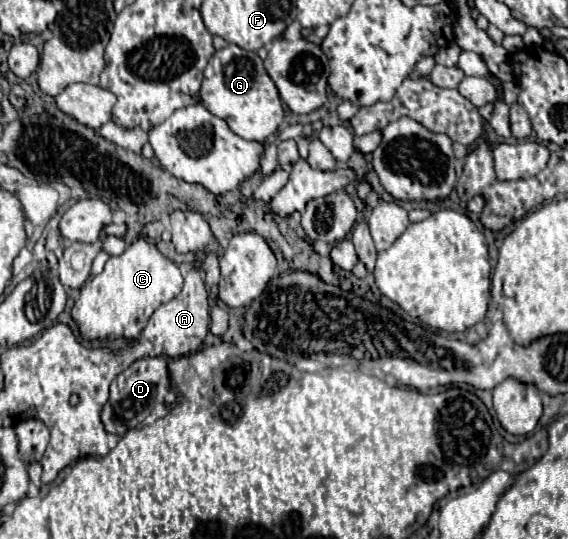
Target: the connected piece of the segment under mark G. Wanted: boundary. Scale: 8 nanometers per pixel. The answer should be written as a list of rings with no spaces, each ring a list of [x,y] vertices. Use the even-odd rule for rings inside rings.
[[[226,45],[208,61],[200,87],[200,103],[212,115],[224,119],[236,135],[248,141],[266,141],[278,131],[284,119],[278,89],[266,73],[262,59],[252,51],[240,49],[238,45]]]

